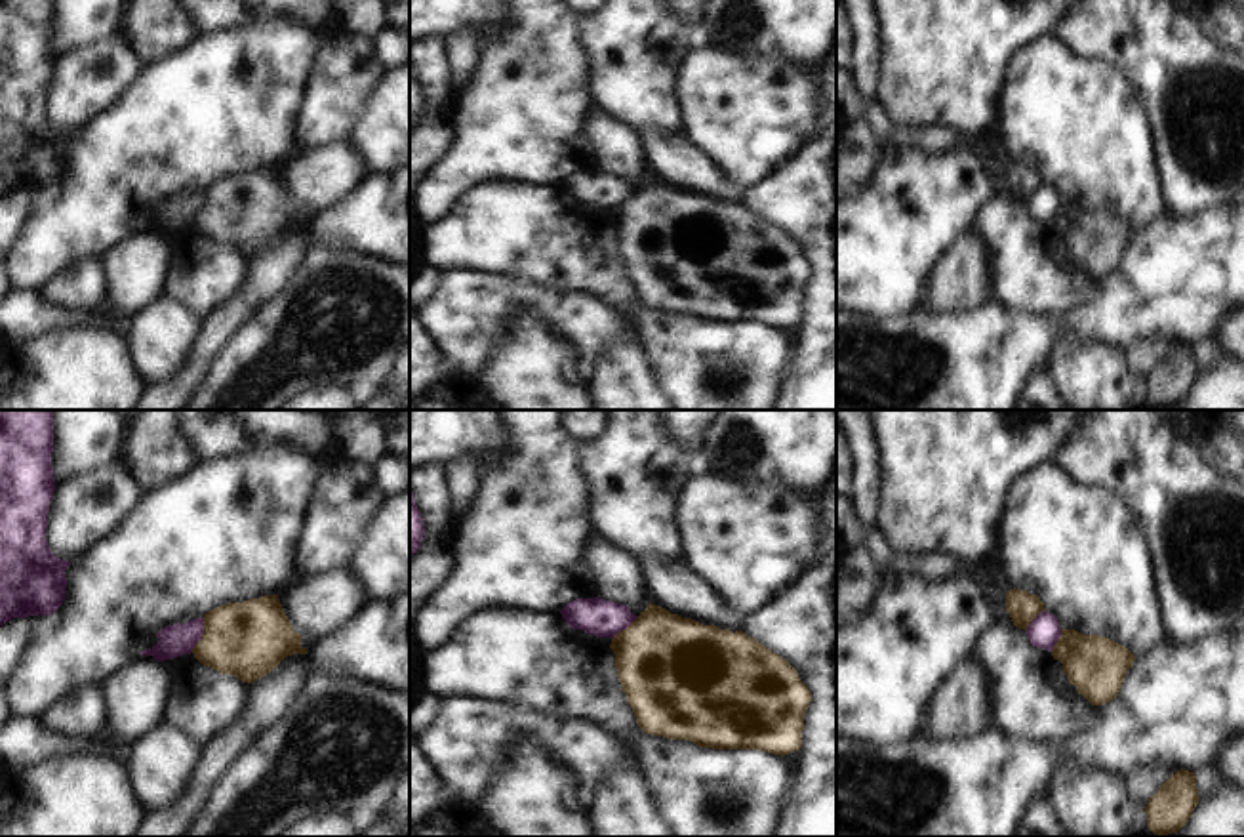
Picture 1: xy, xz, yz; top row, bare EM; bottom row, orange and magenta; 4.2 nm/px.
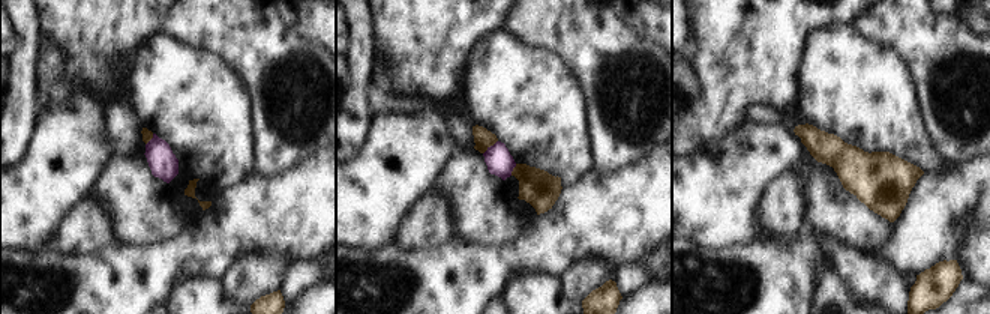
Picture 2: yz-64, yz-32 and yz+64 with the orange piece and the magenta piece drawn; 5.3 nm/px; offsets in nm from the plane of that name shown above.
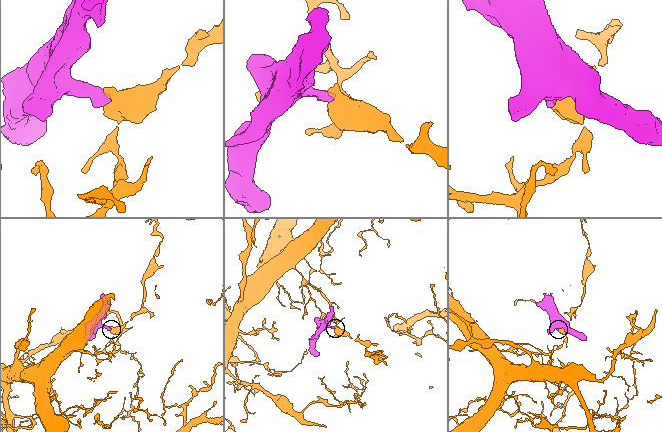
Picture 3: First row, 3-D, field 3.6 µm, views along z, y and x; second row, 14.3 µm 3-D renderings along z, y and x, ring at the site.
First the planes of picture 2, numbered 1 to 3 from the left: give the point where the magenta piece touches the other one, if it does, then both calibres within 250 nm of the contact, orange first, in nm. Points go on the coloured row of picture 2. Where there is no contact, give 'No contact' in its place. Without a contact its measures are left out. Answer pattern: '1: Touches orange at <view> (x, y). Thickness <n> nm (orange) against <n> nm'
1: Touches orange at yz-64 (150, 138). Thickness 60 nm (orange) against 150 nm
2: Touches orange at yz-32 (489, 146). Thickness 110 nm (orange) against 140 nm
3: No contact.

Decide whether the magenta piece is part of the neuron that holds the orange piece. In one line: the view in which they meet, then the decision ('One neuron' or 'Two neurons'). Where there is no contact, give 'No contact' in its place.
Touches orange in xy. Two neurons.

